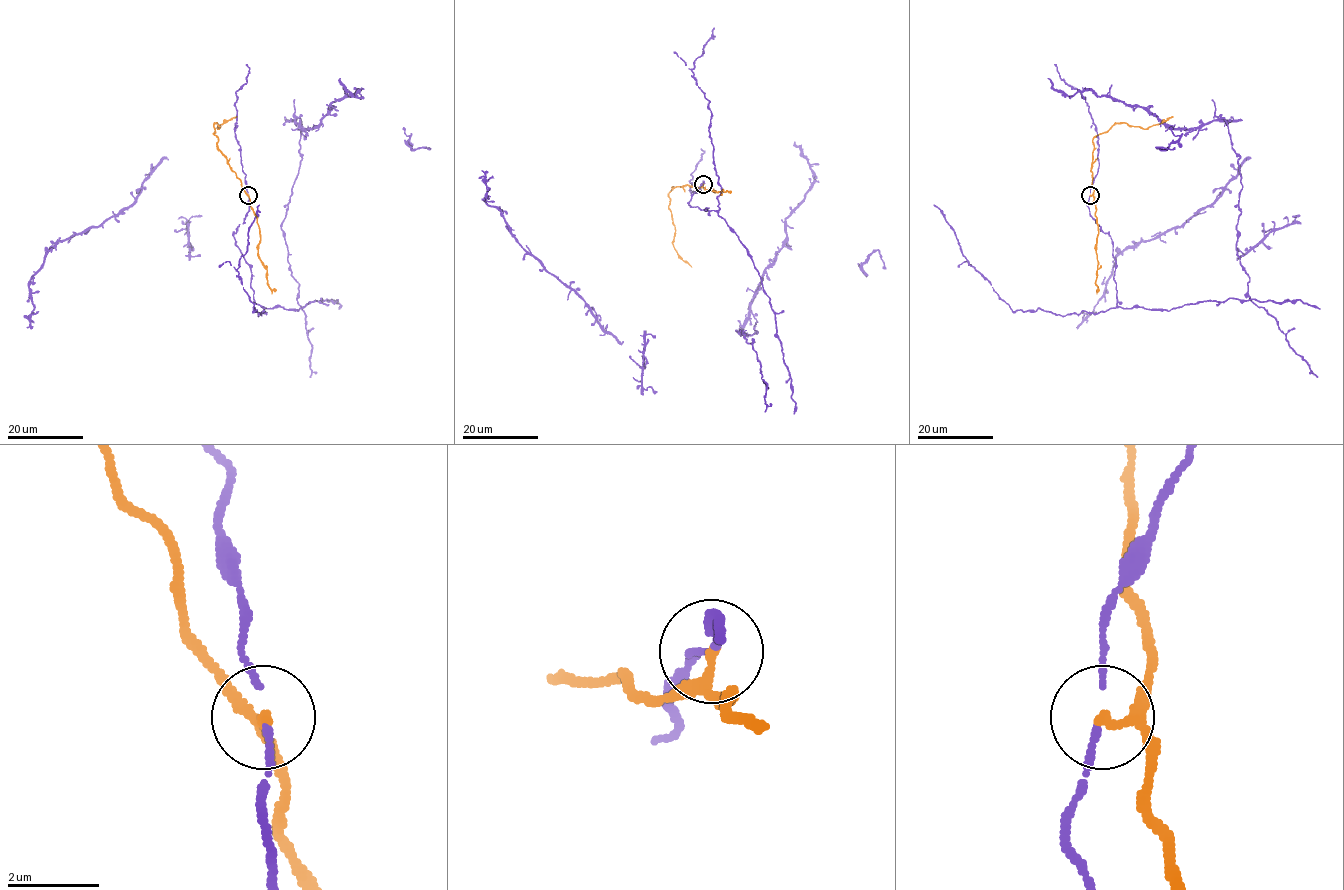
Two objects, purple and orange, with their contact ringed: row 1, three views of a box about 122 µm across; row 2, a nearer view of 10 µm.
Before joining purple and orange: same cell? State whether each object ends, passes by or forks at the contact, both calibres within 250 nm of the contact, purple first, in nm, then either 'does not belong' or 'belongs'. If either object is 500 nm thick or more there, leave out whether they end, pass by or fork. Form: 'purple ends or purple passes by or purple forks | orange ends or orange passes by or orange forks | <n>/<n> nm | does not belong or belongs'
purple passes by | orange passes by | 100/170 nm | does not belong

